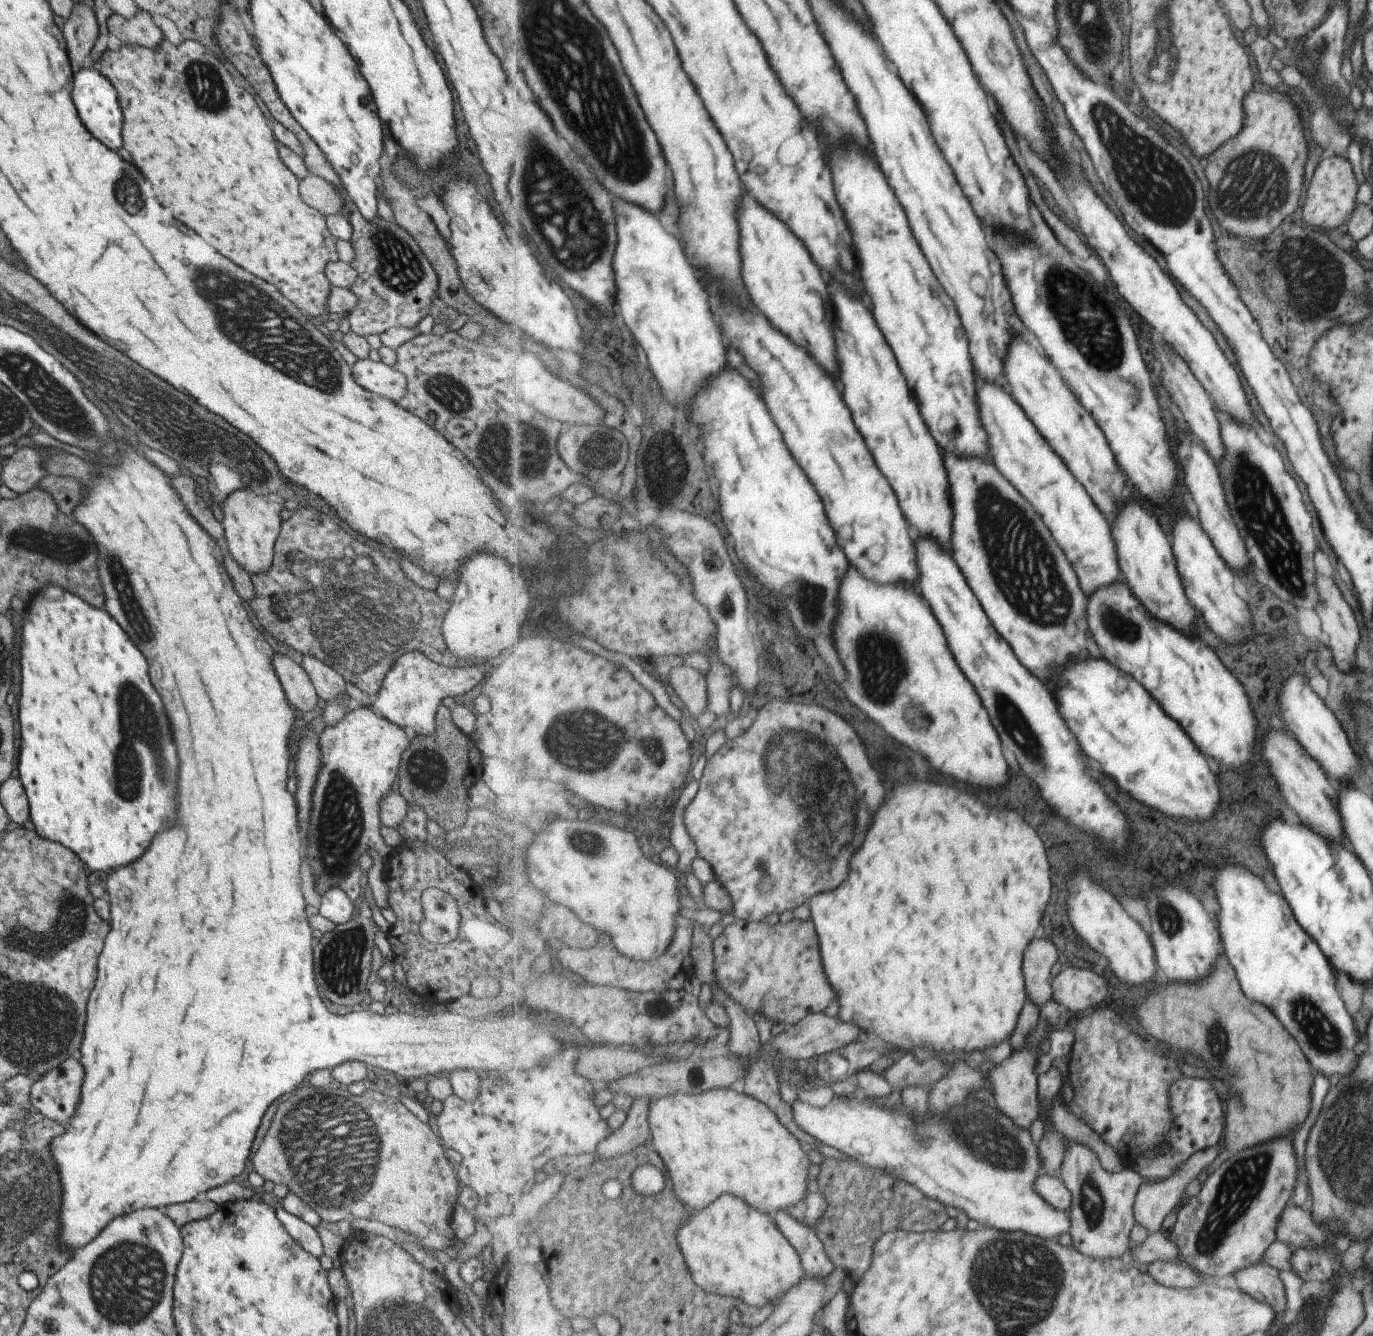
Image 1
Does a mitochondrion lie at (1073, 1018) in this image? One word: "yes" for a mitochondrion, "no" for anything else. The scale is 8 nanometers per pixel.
no

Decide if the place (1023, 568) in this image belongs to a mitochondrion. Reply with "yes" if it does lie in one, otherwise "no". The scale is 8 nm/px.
yes

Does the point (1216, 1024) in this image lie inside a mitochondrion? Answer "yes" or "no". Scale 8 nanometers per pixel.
yes

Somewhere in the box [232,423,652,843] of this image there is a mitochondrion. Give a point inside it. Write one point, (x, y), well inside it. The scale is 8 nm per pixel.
(338, 582)

